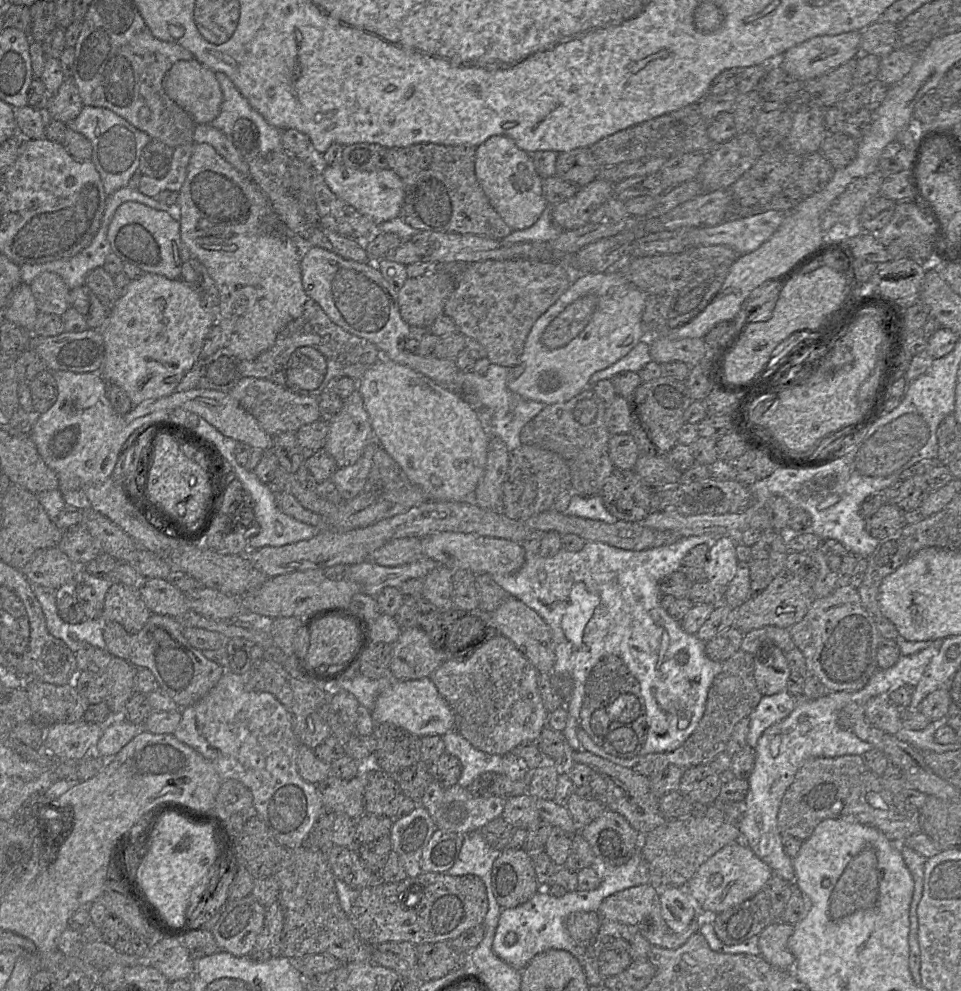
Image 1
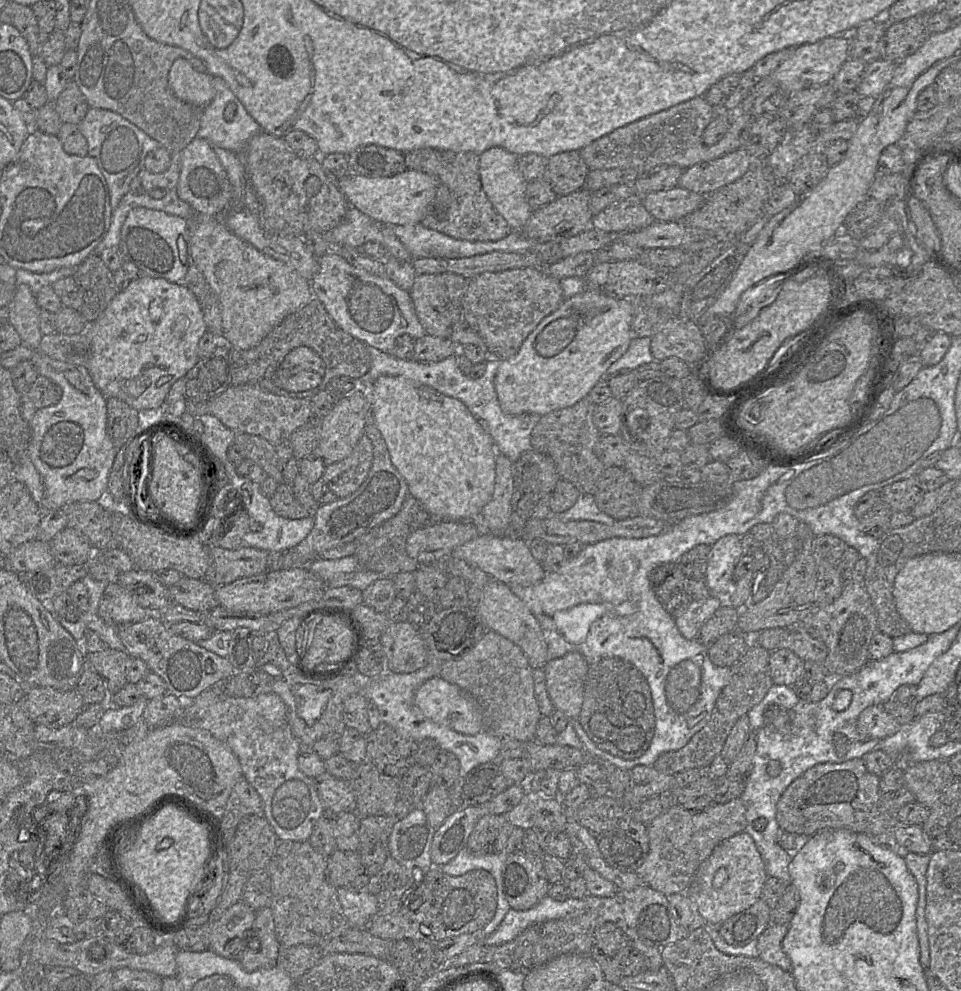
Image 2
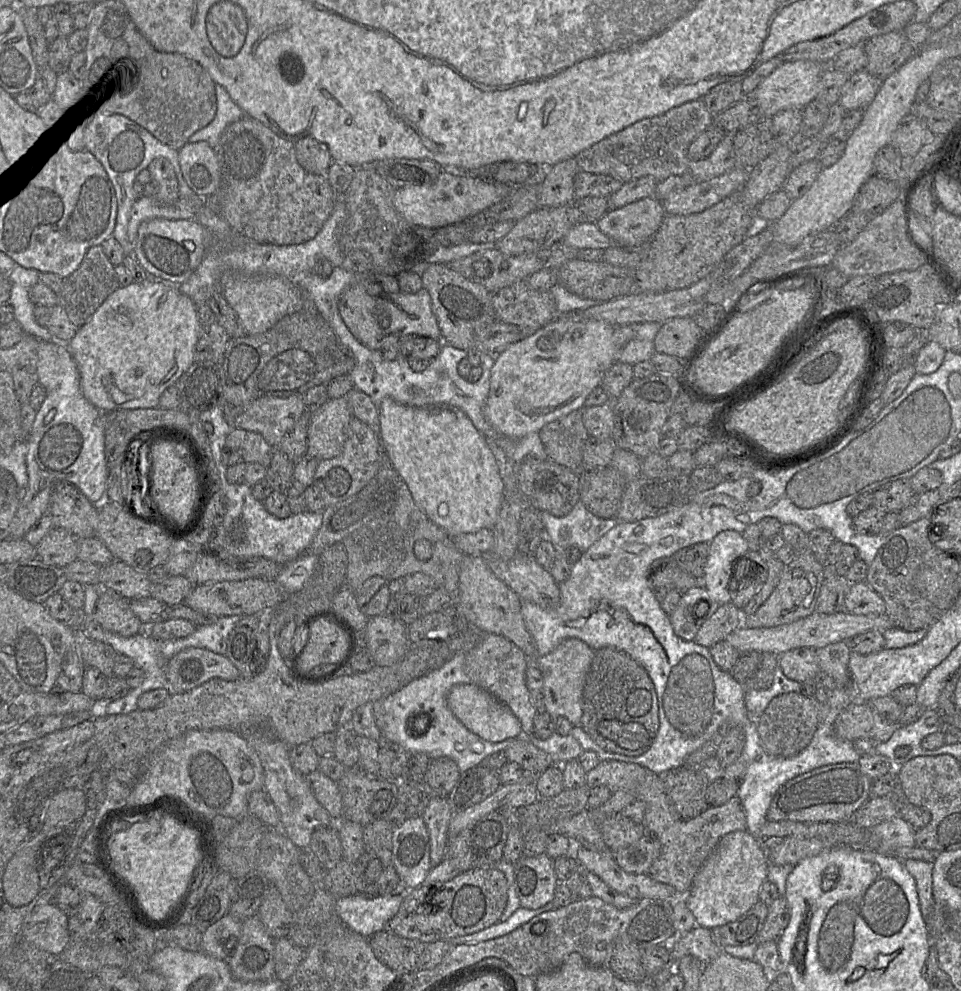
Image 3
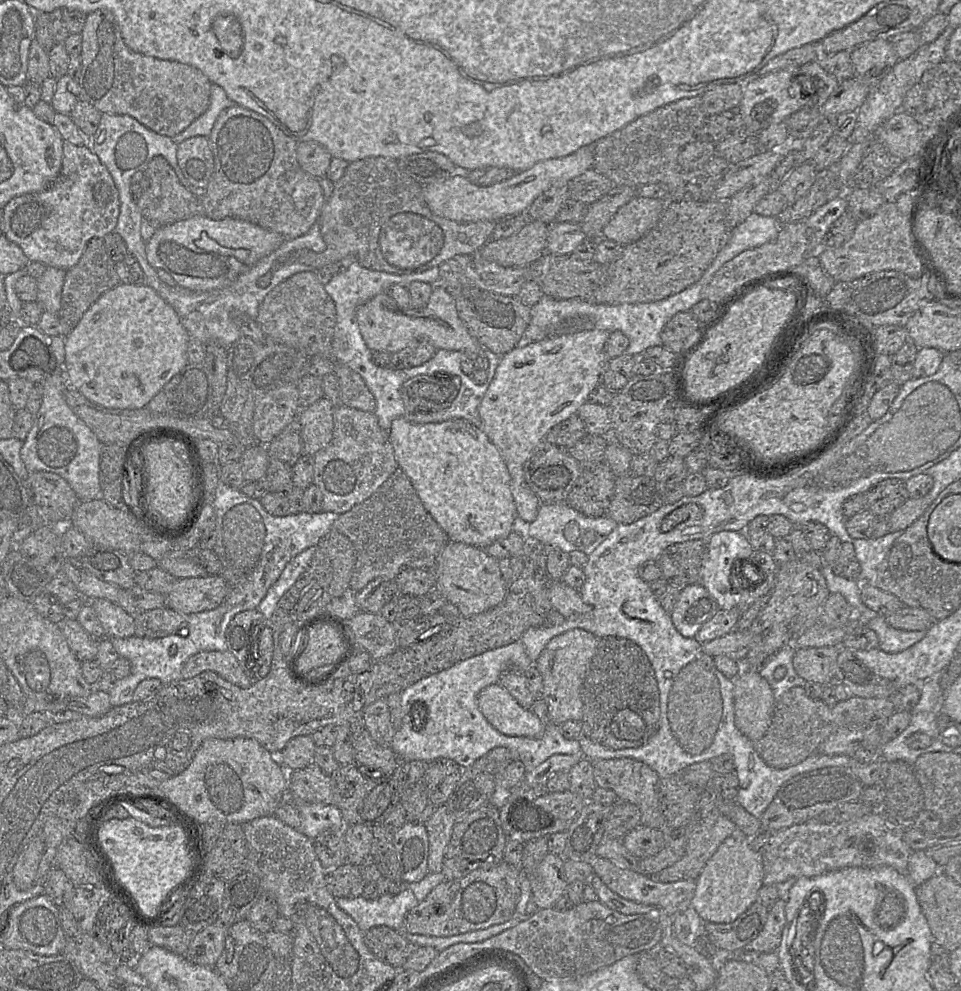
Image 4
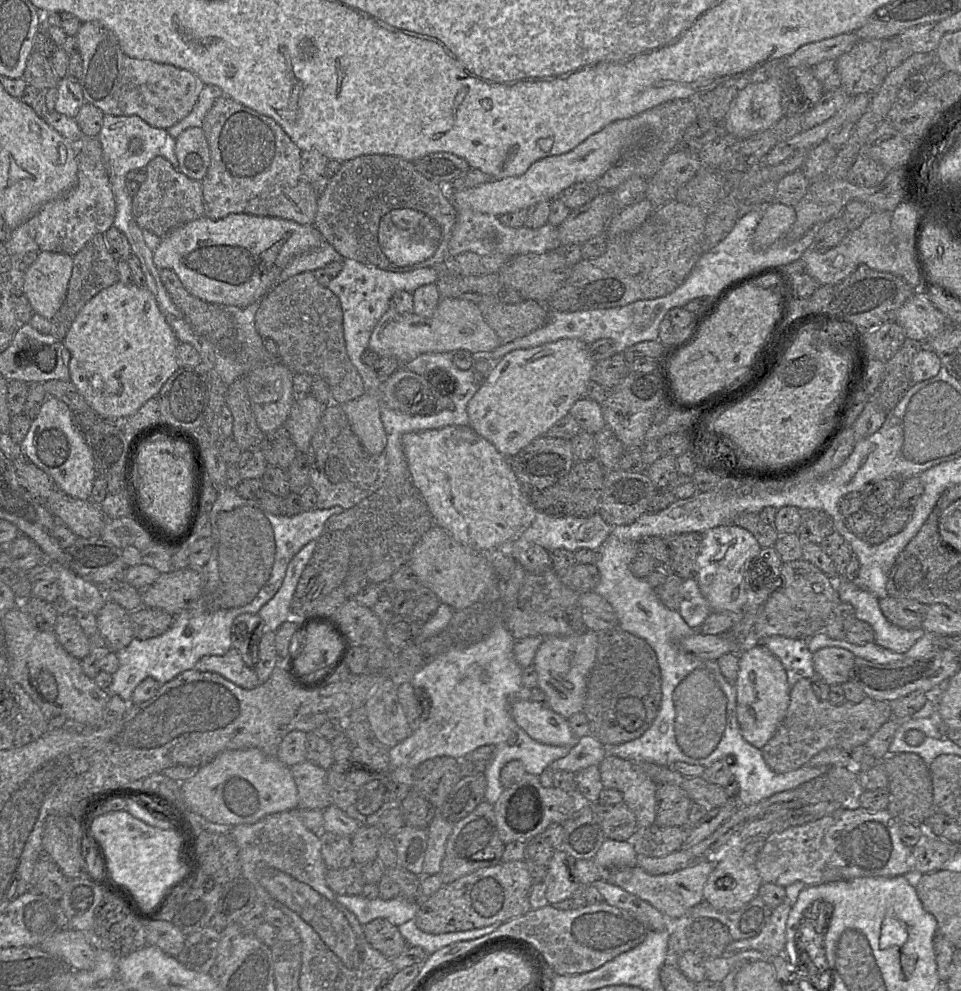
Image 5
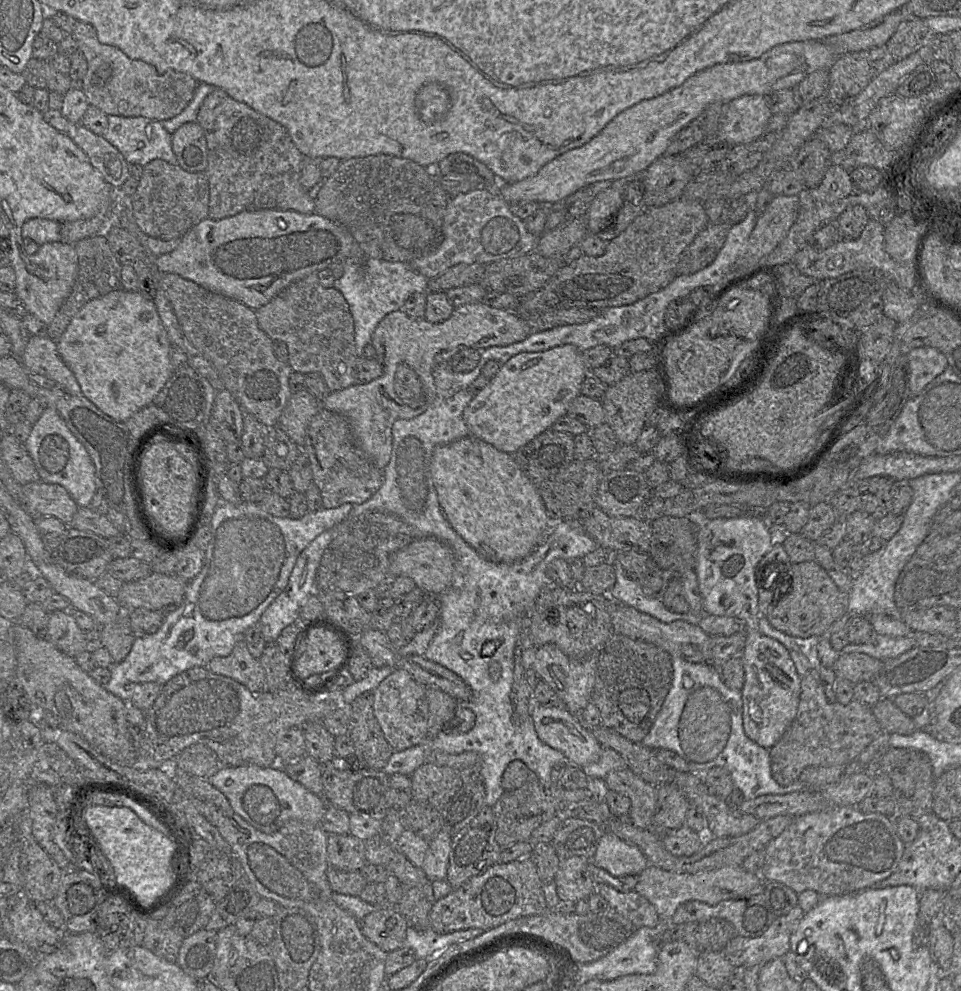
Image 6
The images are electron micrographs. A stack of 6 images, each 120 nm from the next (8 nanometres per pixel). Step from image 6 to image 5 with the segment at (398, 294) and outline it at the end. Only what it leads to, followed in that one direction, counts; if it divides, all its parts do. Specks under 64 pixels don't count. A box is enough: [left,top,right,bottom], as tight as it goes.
[328,259,439,395]

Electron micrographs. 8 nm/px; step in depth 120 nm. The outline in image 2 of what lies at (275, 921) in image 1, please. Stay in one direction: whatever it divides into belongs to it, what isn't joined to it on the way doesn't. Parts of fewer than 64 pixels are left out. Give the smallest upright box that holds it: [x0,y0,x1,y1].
[232,907,280,971]

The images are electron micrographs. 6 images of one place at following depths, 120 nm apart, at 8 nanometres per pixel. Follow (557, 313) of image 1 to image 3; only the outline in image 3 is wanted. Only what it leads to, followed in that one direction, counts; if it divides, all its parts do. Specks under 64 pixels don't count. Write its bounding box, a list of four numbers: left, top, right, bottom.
[484,317,618,439]

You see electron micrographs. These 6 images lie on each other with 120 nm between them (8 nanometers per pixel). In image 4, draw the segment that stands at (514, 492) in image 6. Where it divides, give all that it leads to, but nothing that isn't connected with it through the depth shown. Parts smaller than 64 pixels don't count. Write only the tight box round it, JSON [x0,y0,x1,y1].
[388,418,520,548]

